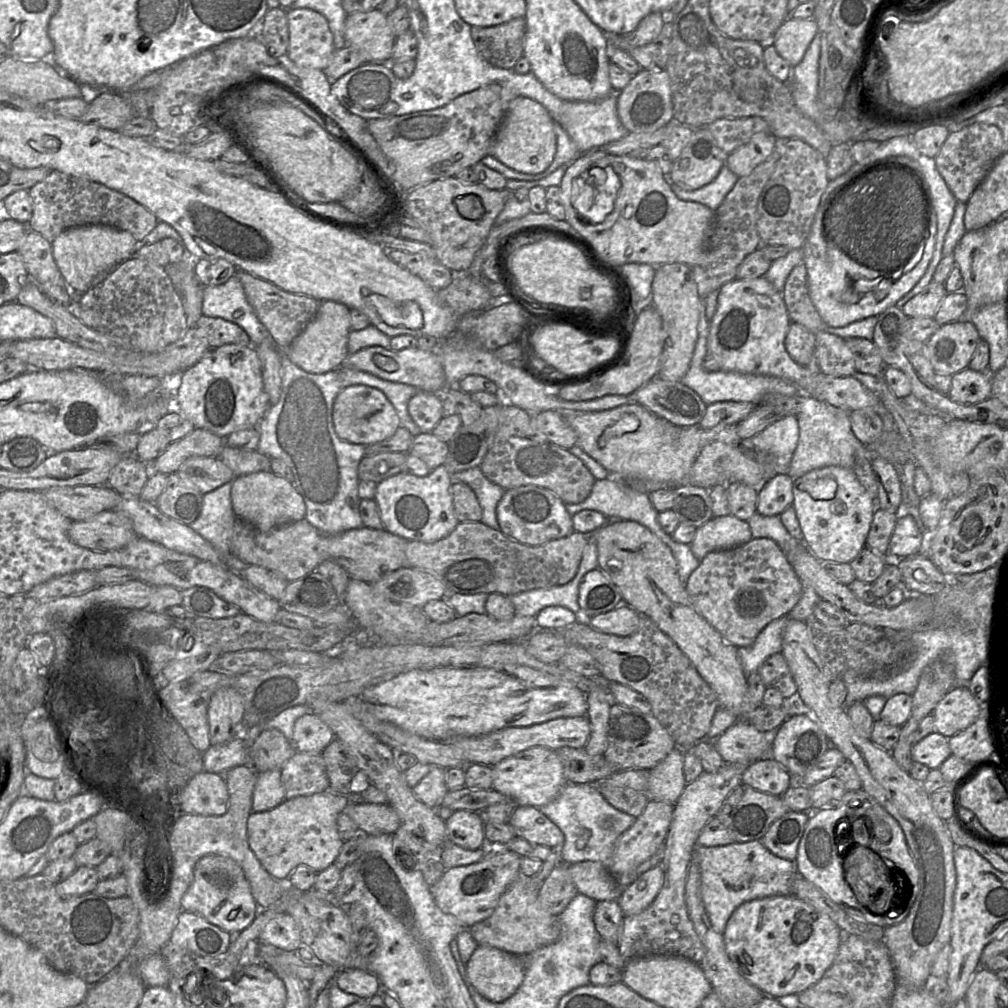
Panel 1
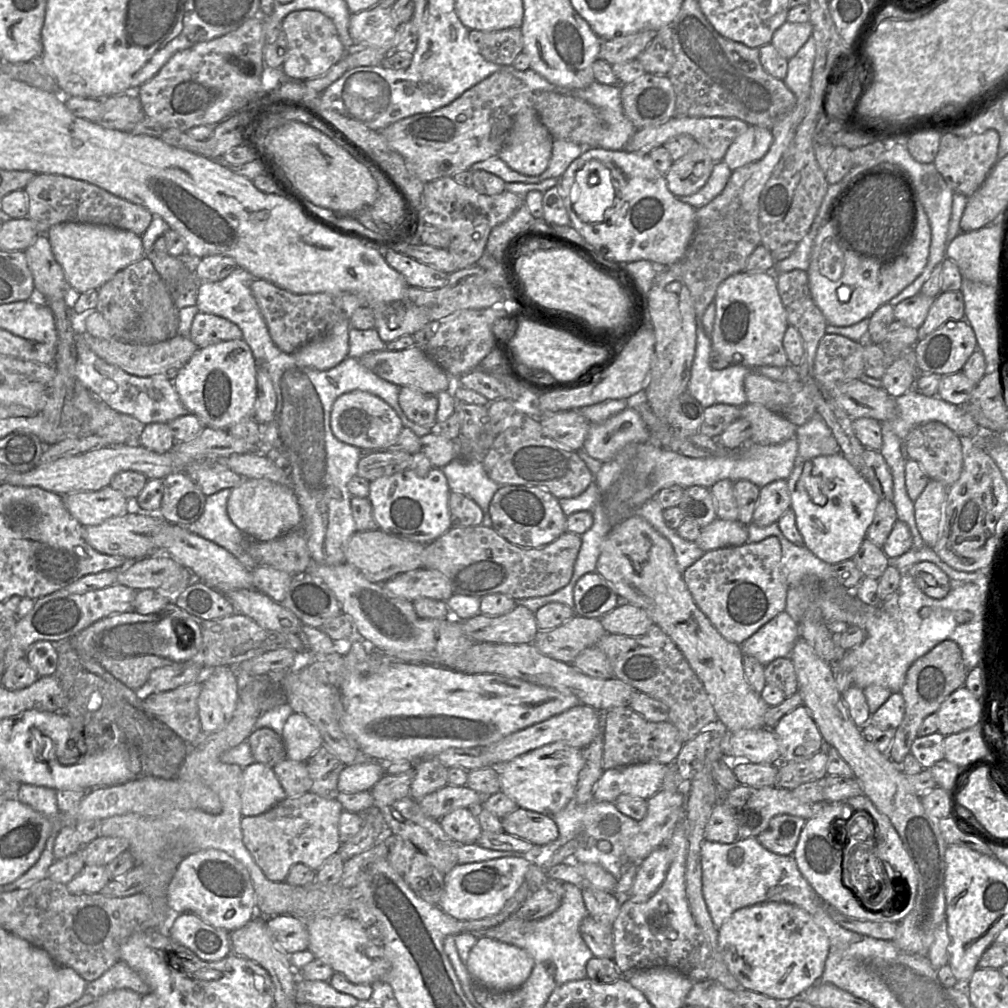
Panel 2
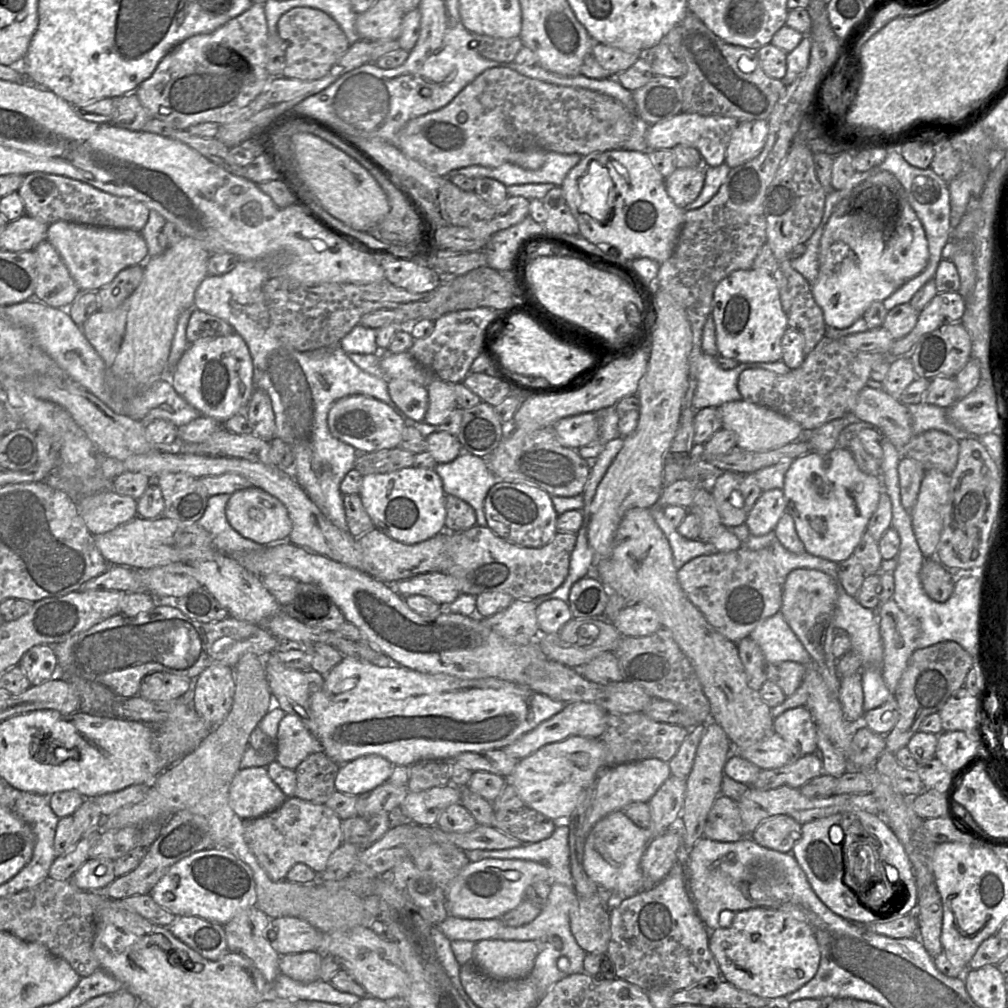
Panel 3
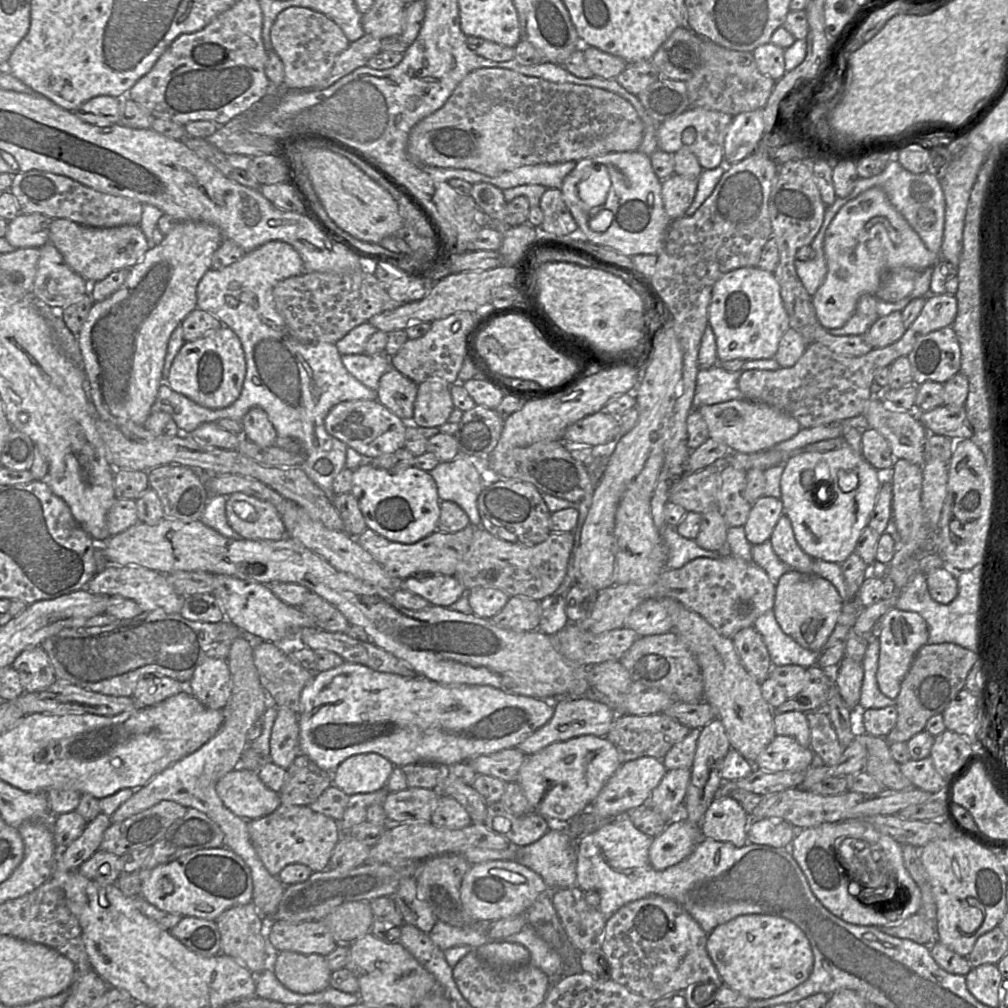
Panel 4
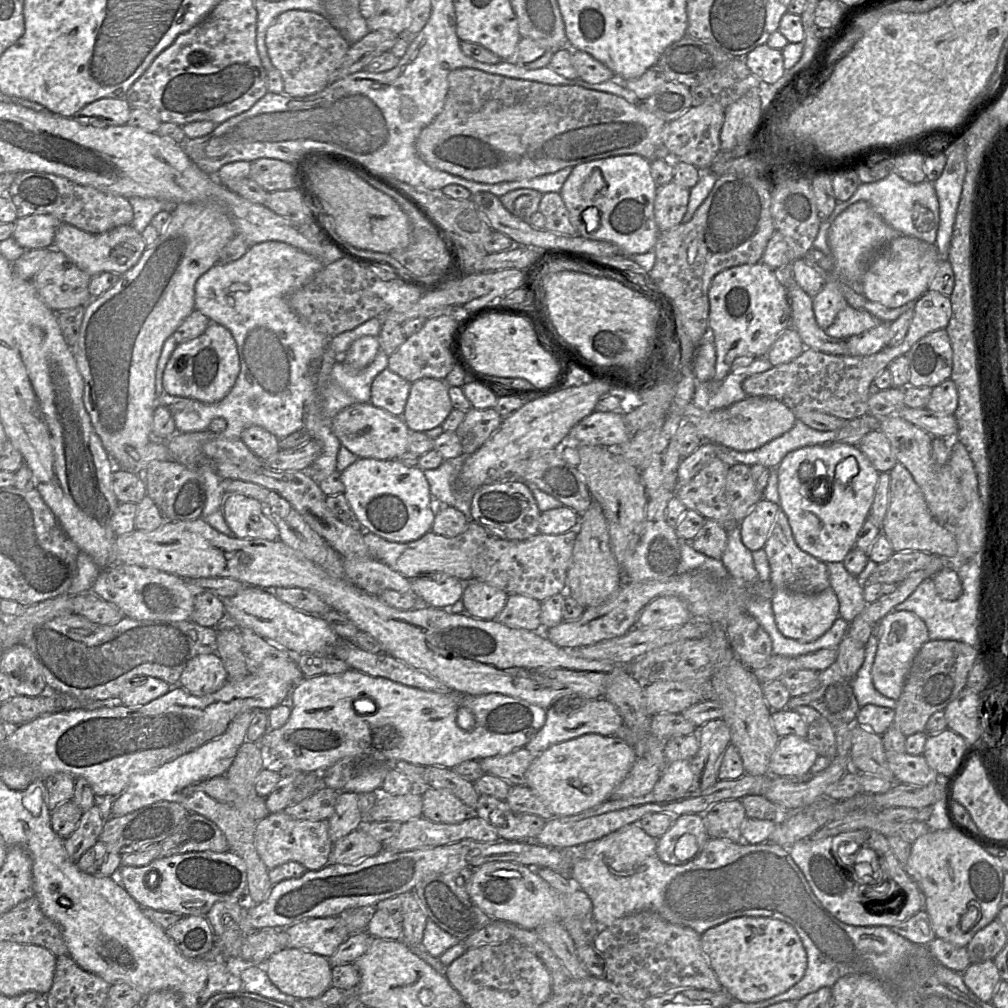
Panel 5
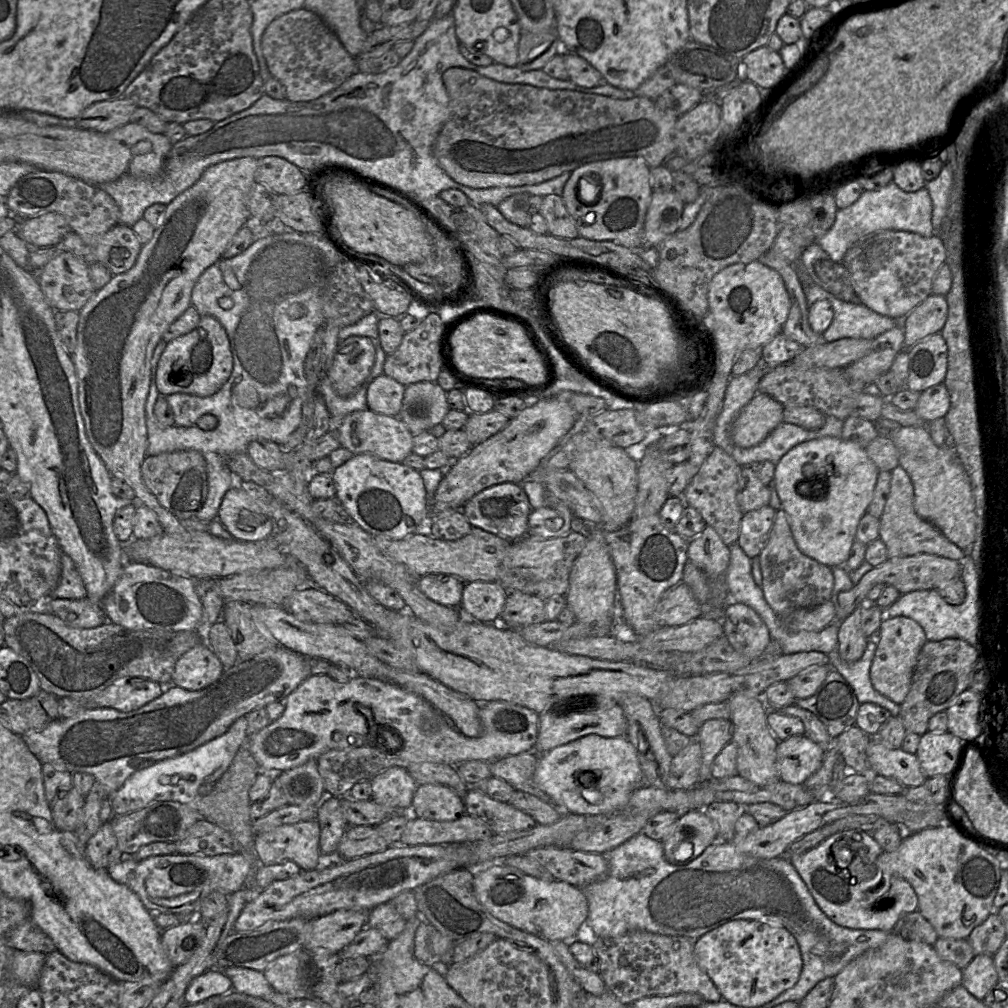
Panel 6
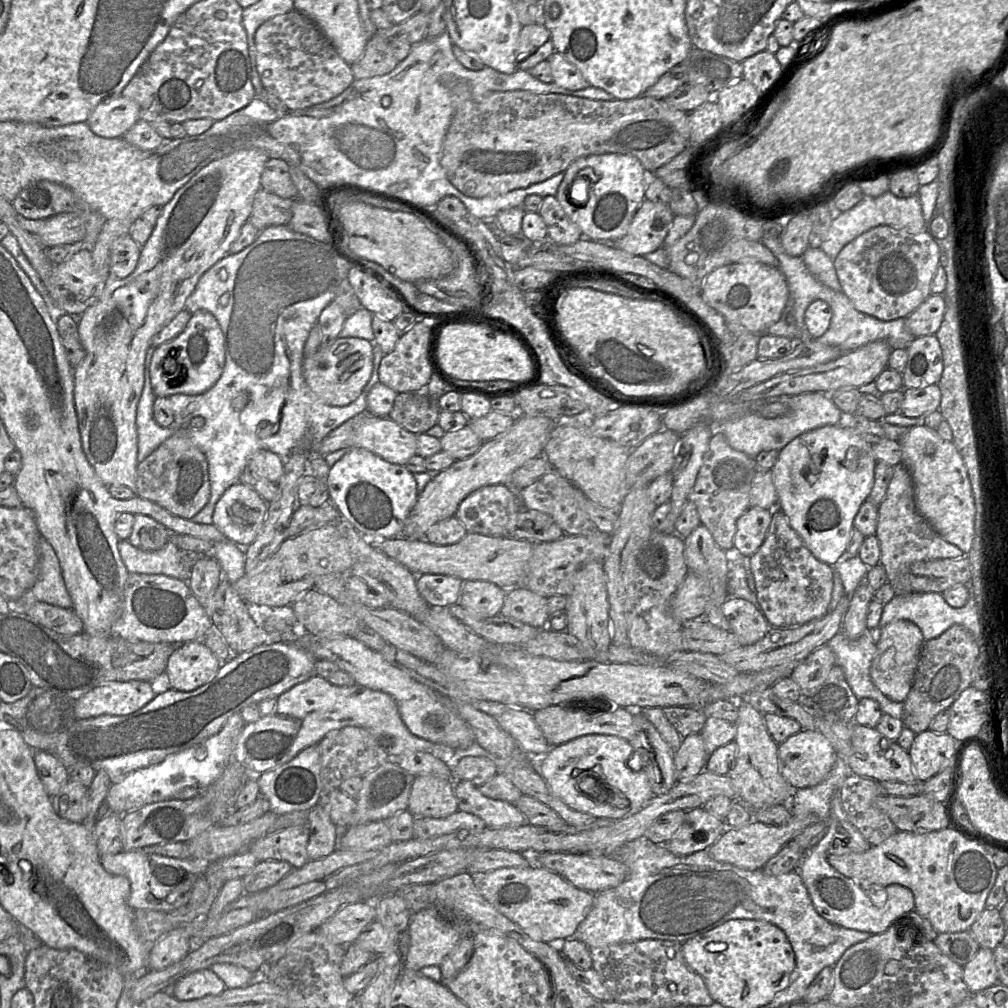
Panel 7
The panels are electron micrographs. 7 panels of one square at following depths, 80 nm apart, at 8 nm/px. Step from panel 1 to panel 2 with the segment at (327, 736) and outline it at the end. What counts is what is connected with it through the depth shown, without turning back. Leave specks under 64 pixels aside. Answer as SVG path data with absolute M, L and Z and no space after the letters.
M293 713L284 724L282 739L287 758L305 762L323 745L321 734L304 715Z

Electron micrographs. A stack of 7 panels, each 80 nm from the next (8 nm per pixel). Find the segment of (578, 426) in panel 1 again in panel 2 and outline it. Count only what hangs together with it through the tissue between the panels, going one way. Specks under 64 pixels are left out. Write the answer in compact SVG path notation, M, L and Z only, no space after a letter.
M626 408L601 423L590 423L582 449L602 463L612 460L630 443L644 443L650 431L639 413Z

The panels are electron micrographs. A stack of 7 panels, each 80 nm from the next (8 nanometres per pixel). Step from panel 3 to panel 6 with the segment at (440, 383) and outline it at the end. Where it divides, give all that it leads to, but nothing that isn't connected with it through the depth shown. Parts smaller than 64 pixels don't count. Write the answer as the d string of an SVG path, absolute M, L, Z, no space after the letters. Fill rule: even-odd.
M421 381L406 386L398 417L414 436L441 424L449 410L447 392L437 382ZM414 406L425 406L426 415L413 413Z

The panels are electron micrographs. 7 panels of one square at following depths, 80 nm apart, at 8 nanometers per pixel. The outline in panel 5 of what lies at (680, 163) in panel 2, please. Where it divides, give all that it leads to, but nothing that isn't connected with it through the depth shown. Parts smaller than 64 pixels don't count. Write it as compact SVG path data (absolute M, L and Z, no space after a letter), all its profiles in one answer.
M674 181L659 186L654 200L654 219L660 232L680 224L687 210L690 189Z

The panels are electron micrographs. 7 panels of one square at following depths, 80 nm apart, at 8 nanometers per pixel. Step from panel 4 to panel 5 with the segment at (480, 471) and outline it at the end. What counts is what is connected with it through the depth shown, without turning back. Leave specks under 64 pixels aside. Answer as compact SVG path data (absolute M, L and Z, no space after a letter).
M462 454L459 458L444 460L436 469L423 471L433 500L458 509L470 520L471 501L476 490L460 490L457 485L465 457Z

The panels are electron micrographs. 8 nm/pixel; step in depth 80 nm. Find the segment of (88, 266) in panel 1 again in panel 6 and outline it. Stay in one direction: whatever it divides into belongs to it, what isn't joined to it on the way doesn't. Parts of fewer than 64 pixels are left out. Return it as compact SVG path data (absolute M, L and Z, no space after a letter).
M117 224L93 245L85 244L78 234L71 230L58 246L88 264L102 263L113 275L118 275L134 266L143 245L131 227Z

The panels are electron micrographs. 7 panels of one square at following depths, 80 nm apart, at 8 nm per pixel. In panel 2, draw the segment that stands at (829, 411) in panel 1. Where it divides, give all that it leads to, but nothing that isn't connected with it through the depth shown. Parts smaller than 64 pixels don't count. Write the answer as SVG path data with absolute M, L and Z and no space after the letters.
M817 412L796 430L798 442L797 462L804 462L817 456L841 453L832 430Z

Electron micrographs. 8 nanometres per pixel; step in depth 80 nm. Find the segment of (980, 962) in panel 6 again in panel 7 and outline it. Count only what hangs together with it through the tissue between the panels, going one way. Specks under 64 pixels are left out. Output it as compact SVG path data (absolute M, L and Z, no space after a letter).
M980 947L974 958L963 967L963 981L971 995L998 982L997 968L991 949Z

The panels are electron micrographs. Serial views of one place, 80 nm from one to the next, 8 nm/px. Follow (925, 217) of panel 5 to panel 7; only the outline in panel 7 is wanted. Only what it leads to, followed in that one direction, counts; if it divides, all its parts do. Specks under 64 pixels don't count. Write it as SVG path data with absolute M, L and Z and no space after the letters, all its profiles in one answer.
M890 191L878 197L864 195L863 199L851 209L845 212L835 212L820 248L834 261L844 246L864 232L880 225L887 225L911 234L927 232L919 196L916 194L908 198L899 198Z

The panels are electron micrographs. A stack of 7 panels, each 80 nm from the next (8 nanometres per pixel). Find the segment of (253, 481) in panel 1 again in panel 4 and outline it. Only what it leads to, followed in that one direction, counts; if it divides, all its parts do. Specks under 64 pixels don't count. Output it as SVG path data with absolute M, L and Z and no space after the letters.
M242 492L230 494L225 514L232 529L244 539L279 540L287 536L275 506L254 496Z

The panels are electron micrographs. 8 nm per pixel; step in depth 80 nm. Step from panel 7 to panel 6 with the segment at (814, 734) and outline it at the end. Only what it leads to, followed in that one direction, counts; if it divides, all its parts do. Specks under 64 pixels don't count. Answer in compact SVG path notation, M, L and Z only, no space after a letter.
M805 735L779 741L776 748L778 778L803 784L822 764L825 750Z

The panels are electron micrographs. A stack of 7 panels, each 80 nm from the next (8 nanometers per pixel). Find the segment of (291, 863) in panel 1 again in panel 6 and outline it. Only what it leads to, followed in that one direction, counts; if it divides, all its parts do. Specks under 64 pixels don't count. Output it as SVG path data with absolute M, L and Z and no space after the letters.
M310 819L255 835L253 851L262 865L293 861L301 871L311 871L322 865L319 840L319 823Z

